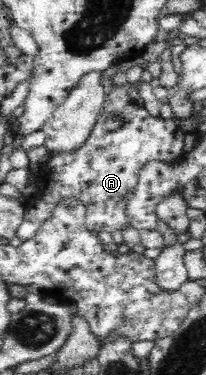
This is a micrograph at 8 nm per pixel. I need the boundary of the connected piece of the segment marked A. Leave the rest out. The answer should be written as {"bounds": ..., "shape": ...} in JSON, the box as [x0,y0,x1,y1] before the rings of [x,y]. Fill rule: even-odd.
{"bounds":[16,86,186,242],"shape":[[[116,86],[105,98],[105,104],[97,123],[93,127],[89,137],[85,143],[79,147],[78,150],[71,153],[56,153],[50,156],[45,165],[42,165],[37,172],[40,186],[38,192],[24,201],[25,213],[23,221],[17,228],[16,235],[22,242],[31,239],[40,225],[51,217],[52,211],[55,206],[63,199],[79,198],[86,207],[86,228],[94,233],[99,231],[121,232],[125,227],[129,227],[129,216],[125,212],[125,207],[133,198],[134,192],[138,185],[138,178],[140,175],[141,167],[145,163],[151,161],[167,162],[172,159],[177,160],[183,157],[183,139],[186,135],[185,132],[177,126],[173,119],[163,119],[162,117],[153,117],[147,109],[145,109],[142,102],[131,100],[127,95],[128,87]],[[111,115],[121,119],[119,129],[115,131],[106,130],[107,119]]]}

